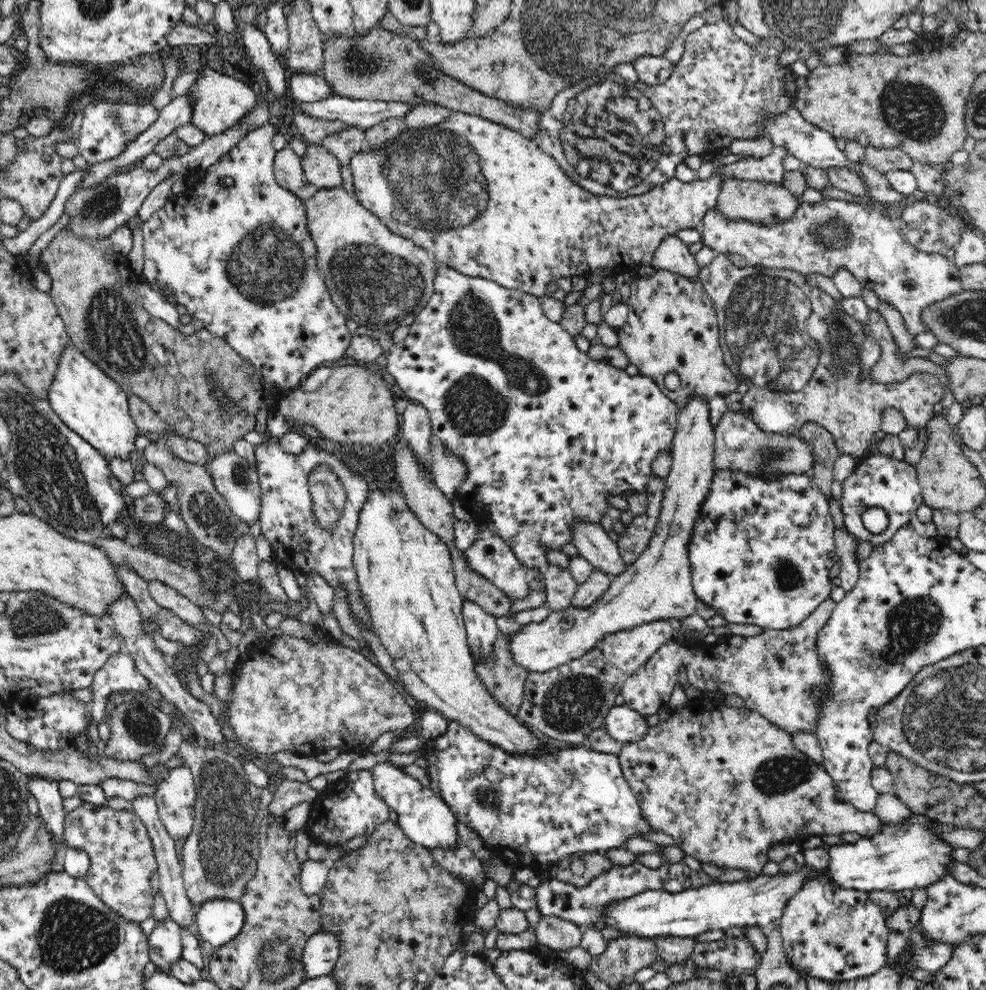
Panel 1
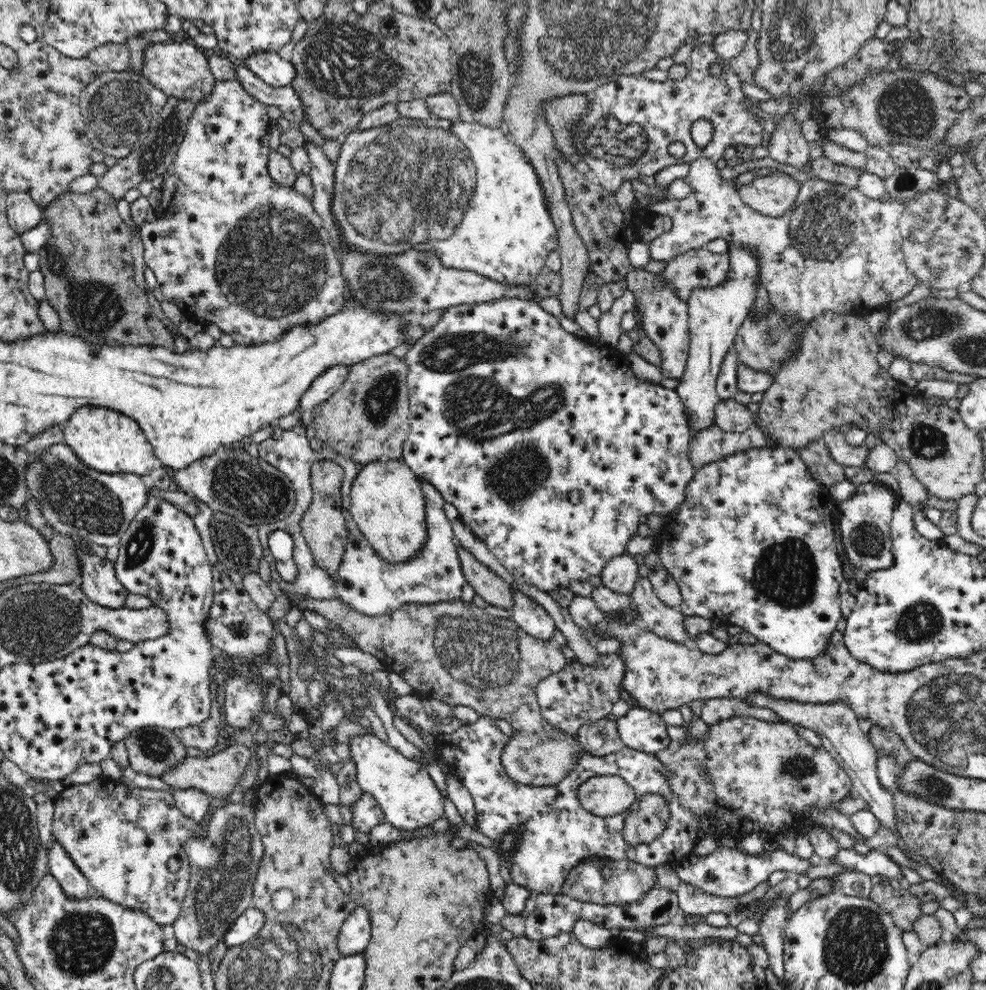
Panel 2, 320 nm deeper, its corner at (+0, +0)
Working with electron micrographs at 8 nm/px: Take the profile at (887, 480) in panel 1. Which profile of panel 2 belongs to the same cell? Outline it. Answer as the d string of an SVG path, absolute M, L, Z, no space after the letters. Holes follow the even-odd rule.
M870 482L857 487L857 494L850 500L836 504L840 514L840 531L848 561L867 574L889 568L893 564L891 552L891 521L899 502L897 496L882 483Z

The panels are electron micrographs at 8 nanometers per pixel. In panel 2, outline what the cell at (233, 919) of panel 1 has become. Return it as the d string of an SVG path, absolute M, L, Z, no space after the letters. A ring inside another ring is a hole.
M251 906L234 921L223 940L228 947L242 945L256 936L264 925L265 914Z

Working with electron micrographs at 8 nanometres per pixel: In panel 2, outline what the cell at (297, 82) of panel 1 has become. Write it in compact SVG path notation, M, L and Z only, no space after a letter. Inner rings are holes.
M258 52L247 57L244 63L247 70L268 86L287 86L295 78L294 65L282 59L278 53Z

